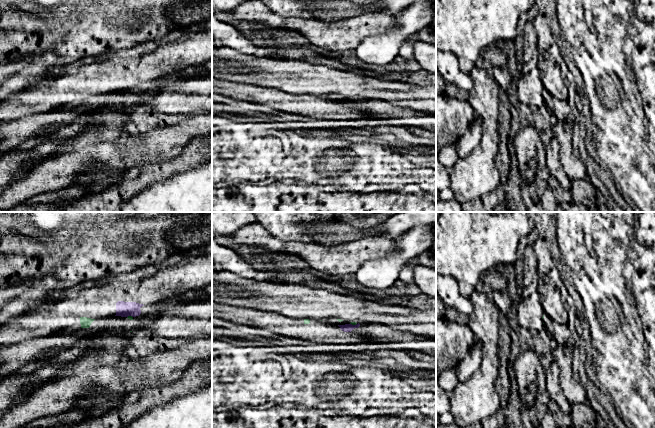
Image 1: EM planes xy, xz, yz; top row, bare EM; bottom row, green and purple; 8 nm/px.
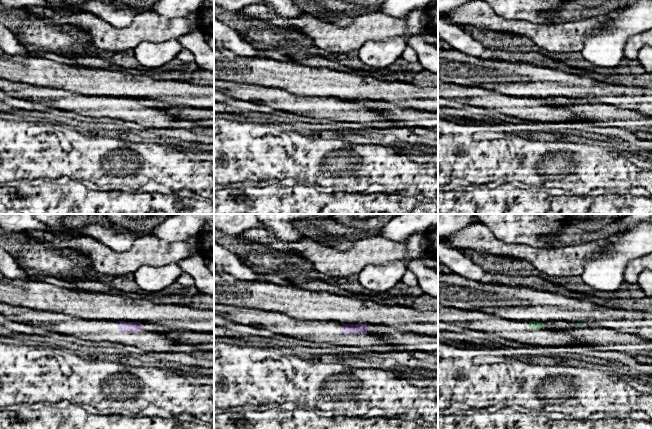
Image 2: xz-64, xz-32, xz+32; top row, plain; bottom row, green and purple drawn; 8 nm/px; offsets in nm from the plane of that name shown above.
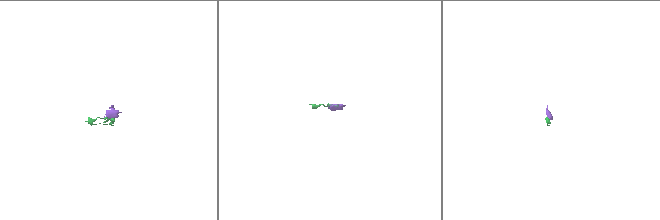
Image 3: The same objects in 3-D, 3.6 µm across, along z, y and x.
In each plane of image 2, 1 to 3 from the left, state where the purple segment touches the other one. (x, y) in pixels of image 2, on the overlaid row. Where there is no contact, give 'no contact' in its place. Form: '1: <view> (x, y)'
1: no contact
2: no contact
3: no contact

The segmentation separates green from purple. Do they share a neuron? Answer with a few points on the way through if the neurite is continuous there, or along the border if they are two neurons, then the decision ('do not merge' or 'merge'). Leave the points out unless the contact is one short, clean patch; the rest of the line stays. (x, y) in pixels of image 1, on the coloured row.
merge

